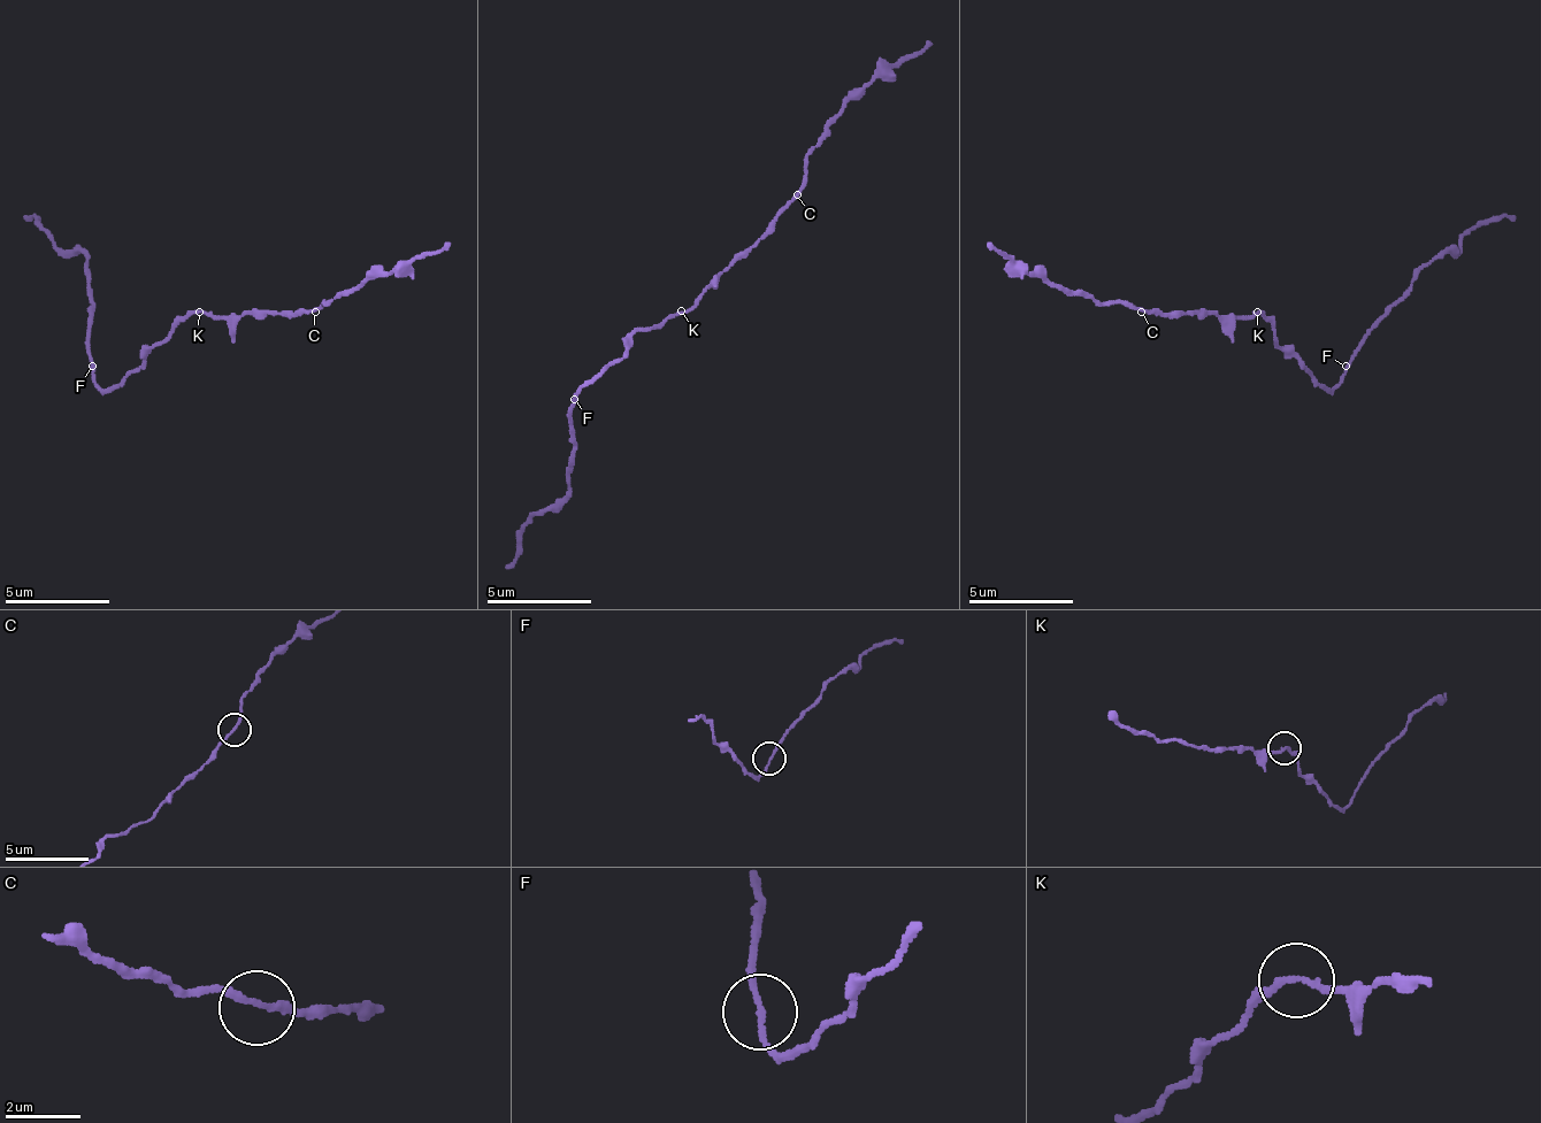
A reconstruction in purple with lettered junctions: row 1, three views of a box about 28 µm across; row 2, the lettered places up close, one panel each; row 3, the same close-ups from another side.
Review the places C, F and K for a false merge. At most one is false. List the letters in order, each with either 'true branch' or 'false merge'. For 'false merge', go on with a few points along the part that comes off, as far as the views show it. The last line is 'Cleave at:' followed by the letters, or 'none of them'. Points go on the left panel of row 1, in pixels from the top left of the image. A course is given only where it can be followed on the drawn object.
C: true branch
F: true branch
K: true branch
Cleave at: none of them

